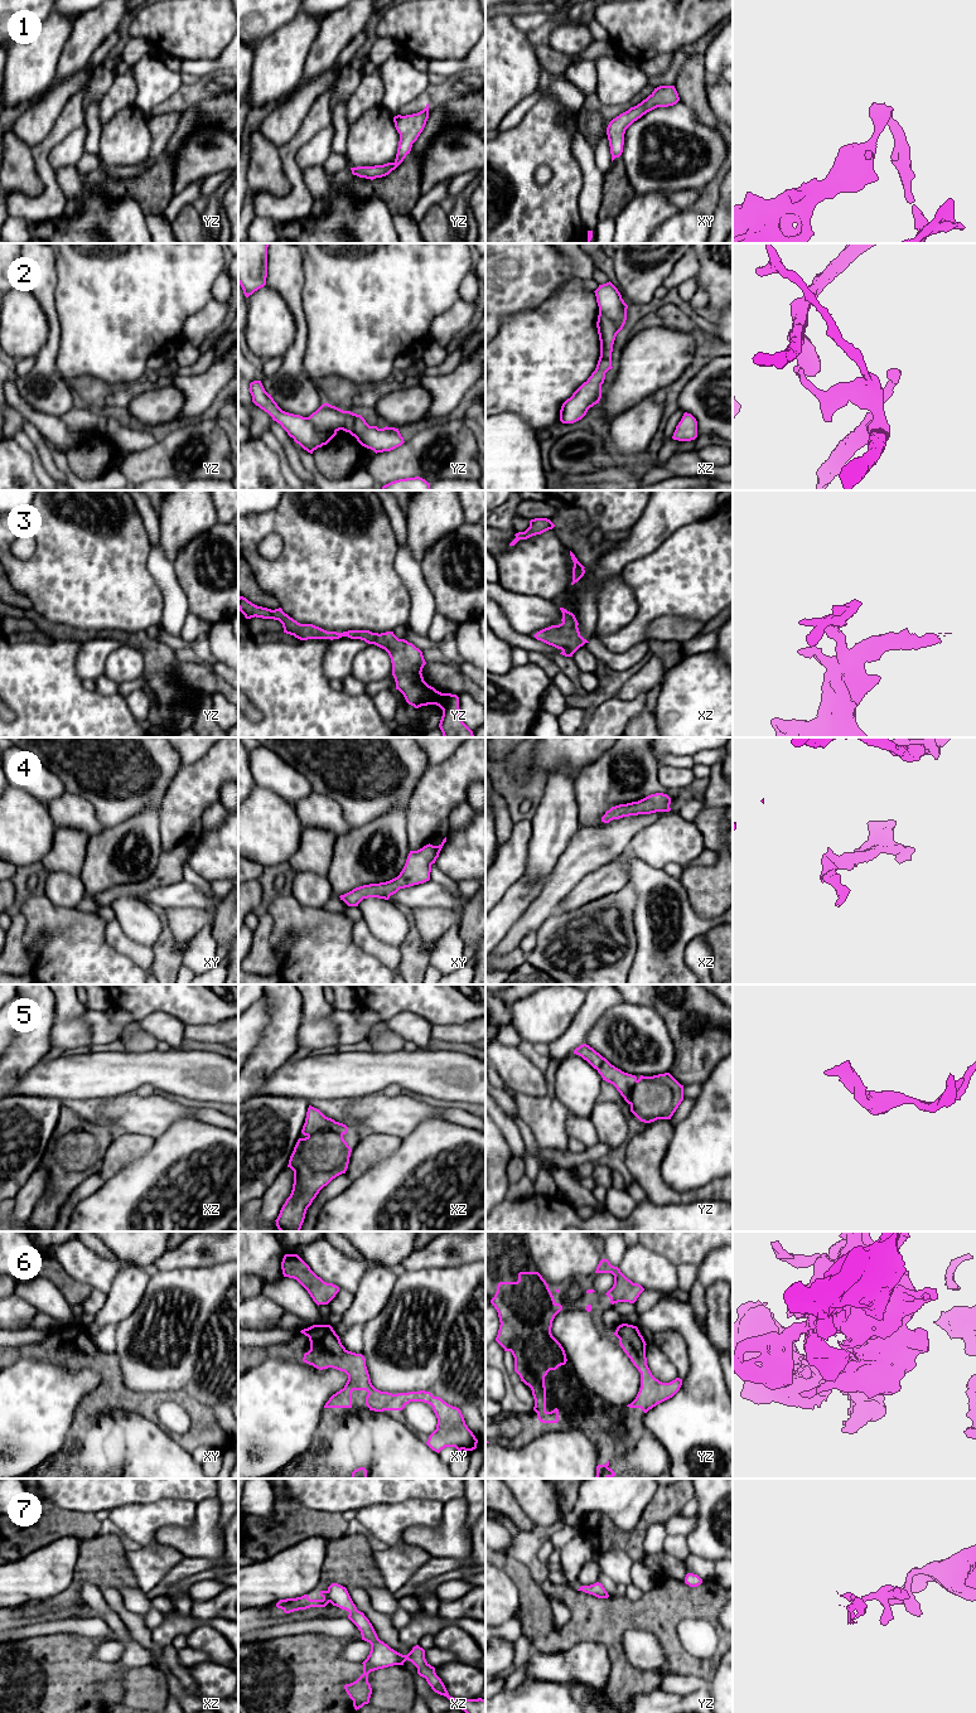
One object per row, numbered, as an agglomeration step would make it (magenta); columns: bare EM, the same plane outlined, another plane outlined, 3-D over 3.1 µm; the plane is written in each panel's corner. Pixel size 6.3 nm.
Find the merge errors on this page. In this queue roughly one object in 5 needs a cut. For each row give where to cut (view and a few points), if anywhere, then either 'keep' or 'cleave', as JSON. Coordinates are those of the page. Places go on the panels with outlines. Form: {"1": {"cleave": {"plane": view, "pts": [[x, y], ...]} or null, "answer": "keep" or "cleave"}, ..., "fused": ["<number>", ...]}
{"1": {"cleave": null, "answer": "keep"}, "2": {"cleave": {"plane": "yz", "pts": [[308, 417], [314, 425], [336, 431]]}, "answer": "cleave"}, "3": {"cleave": null, "answer": "keep"}, "4": {"cleave": null, "answer": "keep"}, "5": {"cleave": null, "answer": "keep"}, "6": {"cleave": null, "answer": "keep"}, "7": {"cleave": {"plane": "xz", "pts": [[325, 1591], [331, 1601]]}, "answer": "cleave"}, "fused": ["2", "7"]}

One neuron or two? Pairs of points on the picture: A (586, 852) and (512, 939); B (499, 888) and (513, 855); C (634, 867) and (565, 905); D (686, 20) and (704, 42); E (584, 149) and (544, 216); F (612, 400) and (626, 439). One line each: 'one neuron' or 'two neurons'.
A: one neuron
B: one neuron
C: two neurons
D: two neurons
E: two neurons
F: two neurons

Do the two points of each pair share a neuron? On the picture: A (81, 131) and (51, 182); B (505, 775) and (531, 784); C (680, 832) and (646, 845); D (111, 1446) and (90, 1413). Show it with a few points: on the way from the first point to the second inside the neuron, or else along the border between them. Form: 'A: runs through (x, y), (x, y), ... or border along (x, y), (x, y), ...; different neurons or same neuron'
A: border along (61, 141), (48, 158), (48, 164), (53, 170); different neurons
B: runs through (511, 775), (516, 775), (525, 782); same neuron
C: runs through (671, 840), (655, 845); same neuron
D: runs through (104, 1438), (90, 1424), (90, 1421); same neuron

